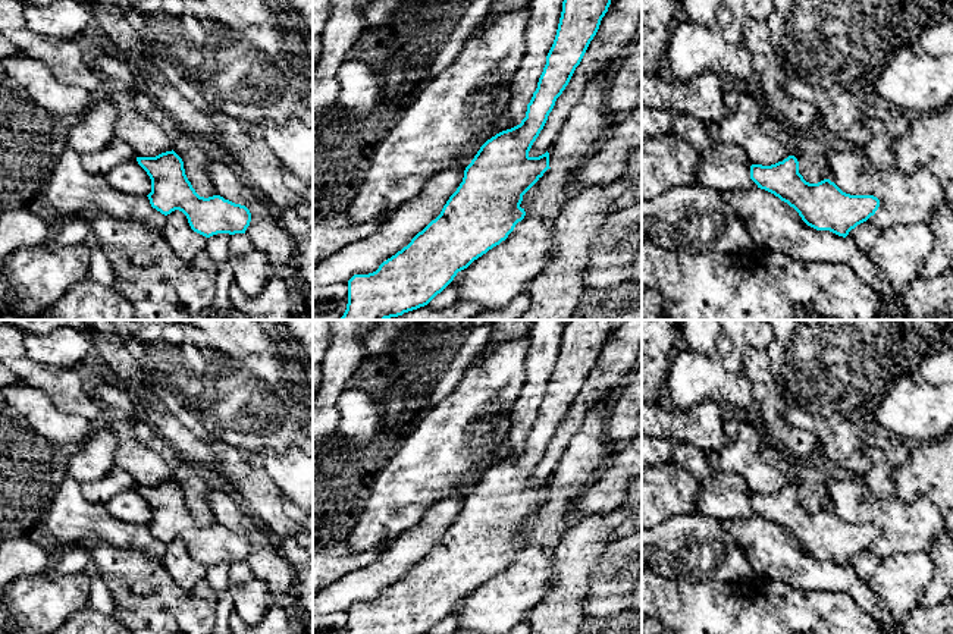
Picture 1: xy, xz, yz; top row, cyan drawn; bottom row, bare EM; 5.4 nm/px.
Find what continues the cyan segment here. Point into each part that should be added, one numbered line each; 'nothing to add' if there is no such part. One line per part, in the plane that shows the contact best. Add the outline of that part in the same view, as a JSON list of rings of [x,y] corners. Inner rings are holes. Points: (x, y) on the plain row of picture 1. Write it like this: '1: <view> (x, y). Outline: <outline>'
nothing to add

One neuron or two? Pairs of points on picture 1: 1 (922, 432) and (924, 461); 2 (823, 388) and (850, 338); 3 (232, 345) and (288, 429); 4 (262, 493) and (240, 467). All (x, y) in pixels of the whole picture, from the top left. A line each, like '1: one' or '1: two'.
1: two
2: one
3: one
4: one

